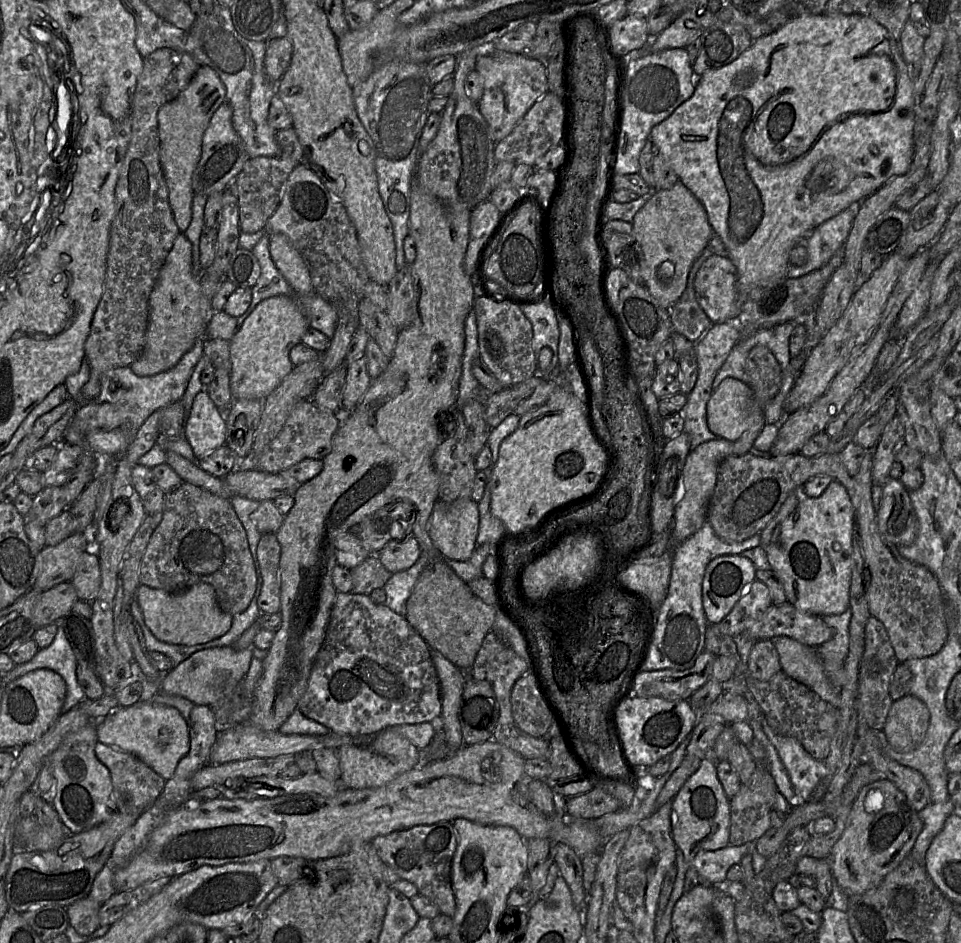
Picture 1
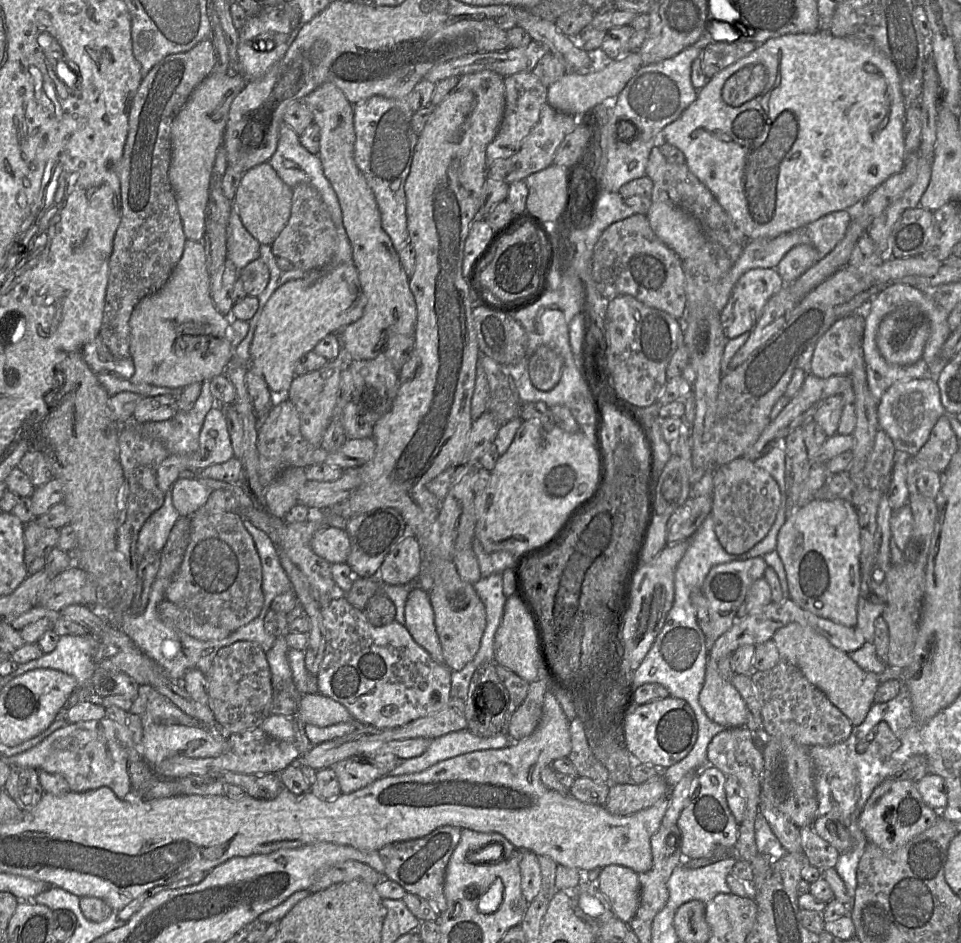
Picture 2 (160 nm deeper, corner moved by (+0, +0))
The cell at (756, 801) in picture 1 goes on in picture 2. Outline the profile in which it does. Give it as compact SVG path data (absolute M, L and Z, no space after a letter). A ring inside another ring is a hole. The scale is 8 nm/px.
M812 826L800 827L799 832L807 864L821 870L833 868L840 854L837 849L817 835Z

